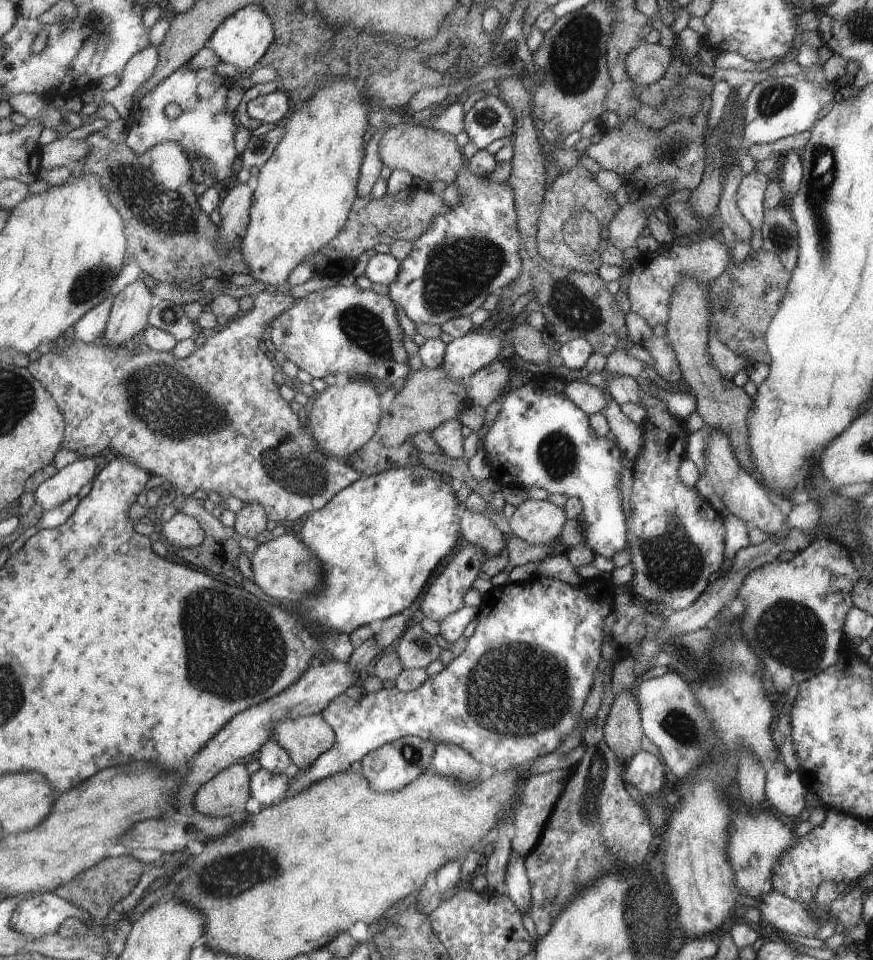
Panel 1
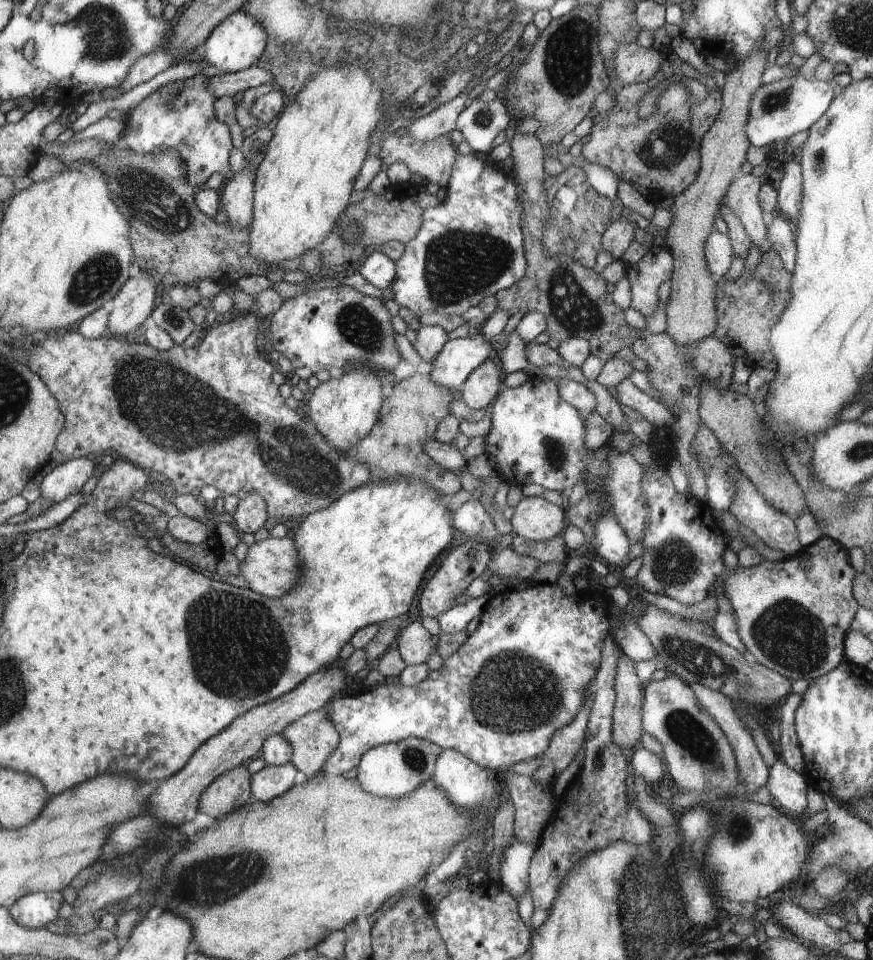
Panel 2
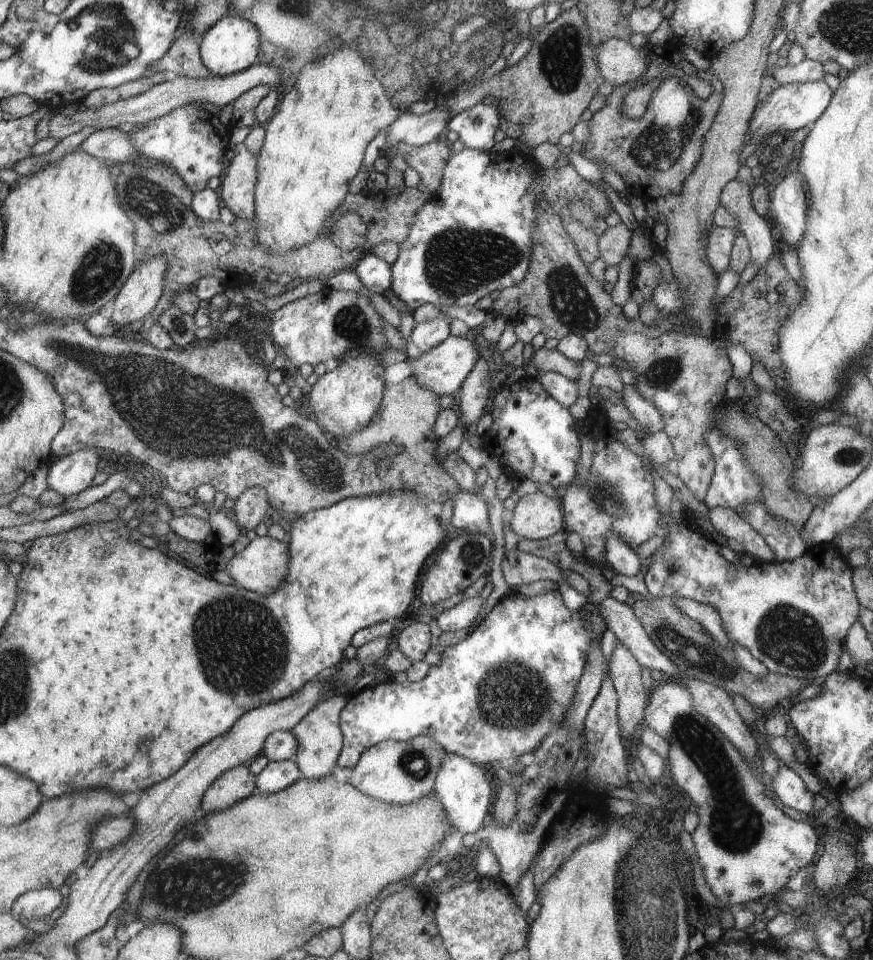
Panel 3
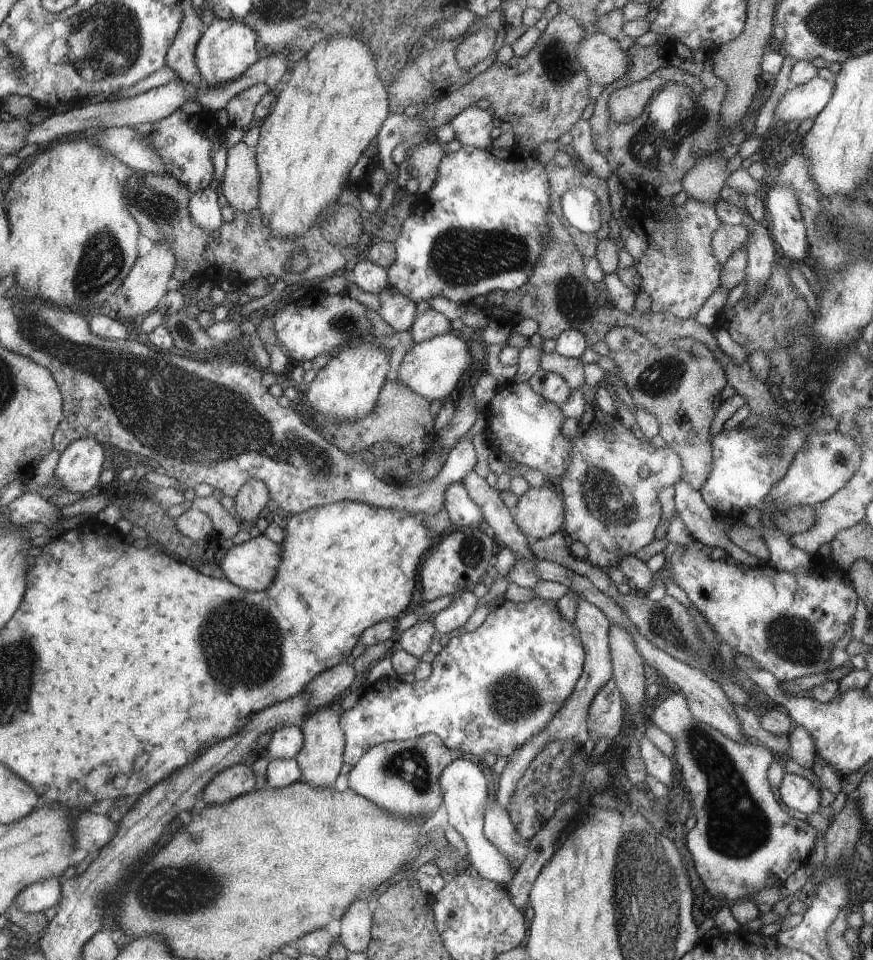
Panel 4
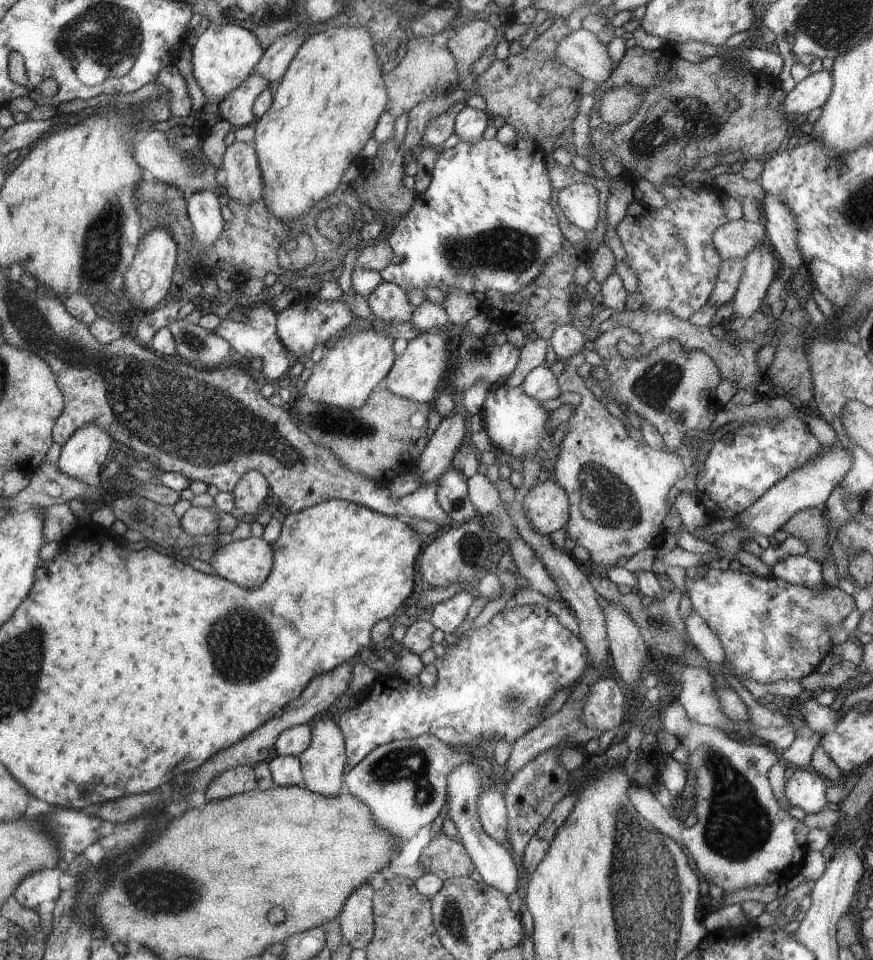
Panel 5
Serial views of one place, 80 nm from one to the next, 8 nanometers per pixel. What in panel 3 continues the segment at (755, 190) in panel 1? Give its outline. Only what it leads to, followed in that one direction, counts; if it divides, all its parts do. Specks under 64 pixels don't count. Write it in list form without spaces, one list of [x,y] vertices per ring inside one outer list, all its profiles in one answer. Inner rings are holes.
[[[740,180],[732,181],[726,189],[723,191],[721,205],[726,208],[726,212],[729,212],[736,220],[738,220],[738,231],[744,234],[746,240],[748,240],[751,252],[751,260],[756,270],[762,270],[768,266],[768,260],[772,258],[772,254],[778,252],[778,242],[774,235],[774,230],[769,218],[764,218],[755,210],[755,204],[752,202],[752,186],[746,184],[746,182],[740,182]]]

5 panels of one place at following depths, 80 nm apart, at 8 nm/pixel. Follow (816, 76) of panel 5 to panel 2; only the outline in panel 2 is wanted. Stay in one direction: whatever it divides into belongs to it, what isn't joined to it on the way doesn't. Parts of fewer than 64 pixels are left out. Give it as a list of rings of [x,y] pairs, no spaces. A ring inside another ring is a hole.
[[[802,76],[782,78],[762,85],[752,98],[750,116],[745,132],[750,145],[764,147],[782,138],[791,138],[809,130],[827,111],[834,99],[833,84],[825,81],[806,80]]]

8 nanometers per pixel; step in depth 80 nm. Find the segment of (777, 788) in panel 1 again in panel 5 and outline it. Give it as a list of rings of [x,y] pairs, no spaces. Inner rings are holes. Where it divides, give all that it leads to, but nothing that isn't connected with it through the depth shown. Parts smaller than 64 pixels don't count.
[[[795,769],[792,777],[785,782],[785,797],[792,807],[798,806],[798,808],[802,808],[807,814],[817,813],[828,806],[826,791],[830,785],[831,783],[825,776],[817,774],[812,769]]]

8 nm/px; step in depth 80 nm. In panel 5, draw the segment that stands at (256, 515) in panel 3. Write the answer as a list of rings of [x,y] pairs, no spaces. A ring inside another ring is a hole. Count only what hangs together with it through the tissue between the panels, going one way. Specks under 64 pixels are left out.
[[[248,471],[233,490],[235,507],[242,510],[245,518],[252,518],[260,513],[260,506],[270,492],[268,478],[258,471]]]

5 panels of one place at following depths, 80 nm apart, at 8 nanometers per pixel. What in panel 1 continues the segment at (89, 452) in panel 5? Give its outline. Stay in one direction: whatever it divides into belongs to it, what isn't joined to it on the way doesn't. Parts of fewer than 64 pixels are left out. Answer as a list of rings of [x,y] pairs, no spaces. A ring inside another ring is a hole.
[[[82,457],[68,464],[36,488],[36,503],[44,511],[60,506],[96,477],[96,468],[98,466],[92,457]]]

